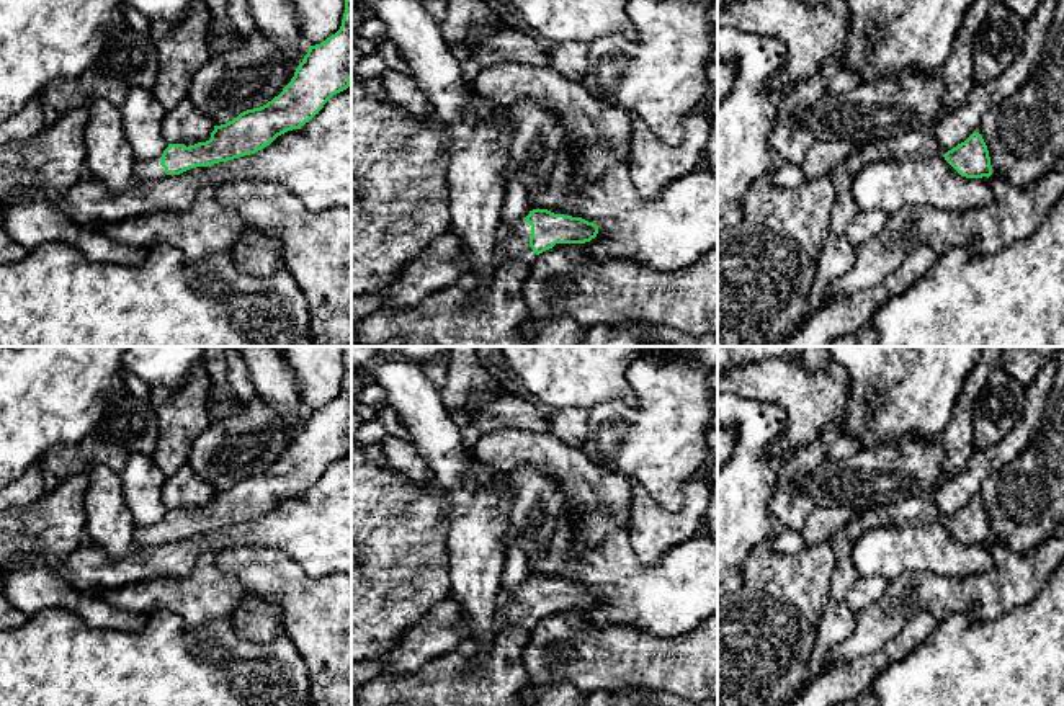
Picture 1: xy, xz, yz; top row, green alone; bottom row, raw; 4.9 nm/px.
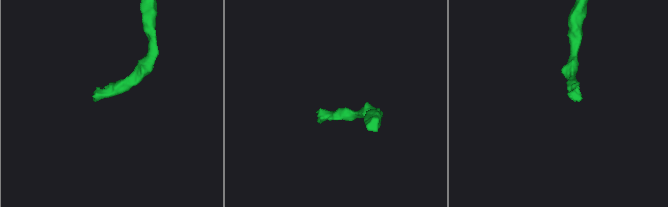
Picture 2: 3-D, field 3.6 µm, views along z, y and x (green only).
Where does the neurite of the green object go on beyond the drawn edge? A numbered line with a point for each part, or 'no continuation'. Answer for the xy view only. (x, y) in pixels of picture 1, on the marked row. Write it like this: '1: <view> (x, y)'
1: xy (152, 169)

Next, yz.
no continuation

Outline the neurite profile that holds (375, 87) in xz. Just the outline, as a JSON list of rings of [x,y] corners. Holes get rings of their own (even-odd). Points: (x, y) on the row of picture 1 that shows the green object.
[[[351,72],[351,78],[356,78],[371,96],[378,100],[387,98],[381,77],[361,78]]]

